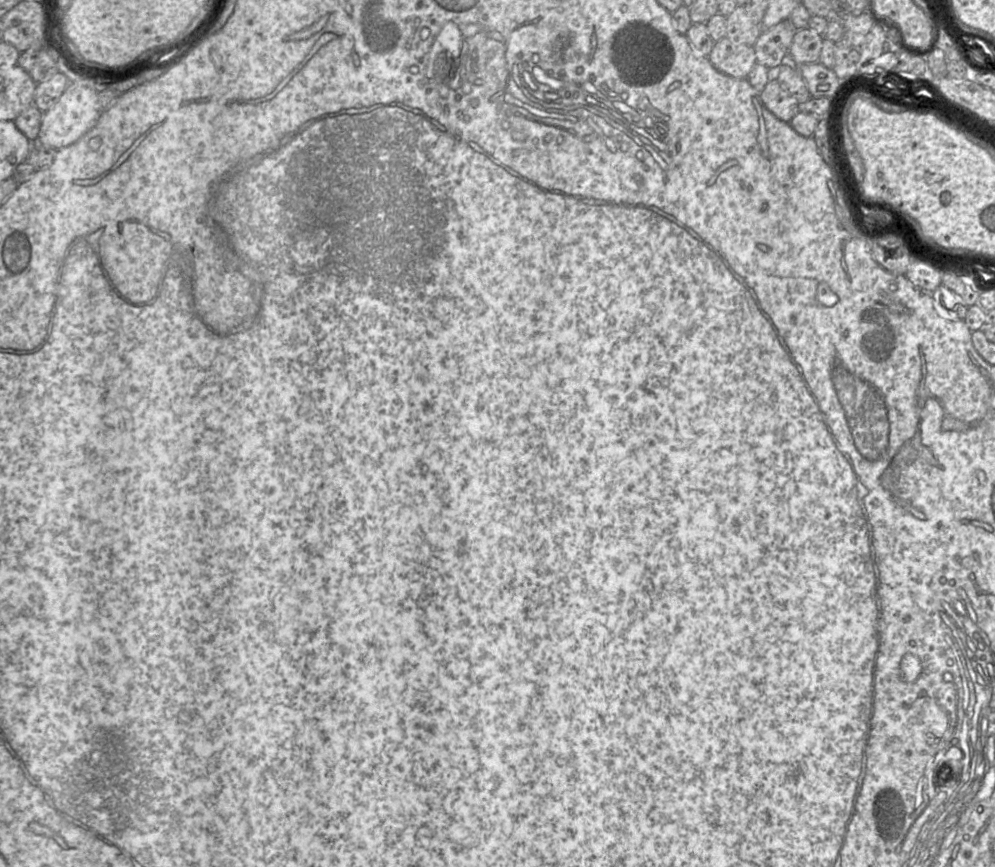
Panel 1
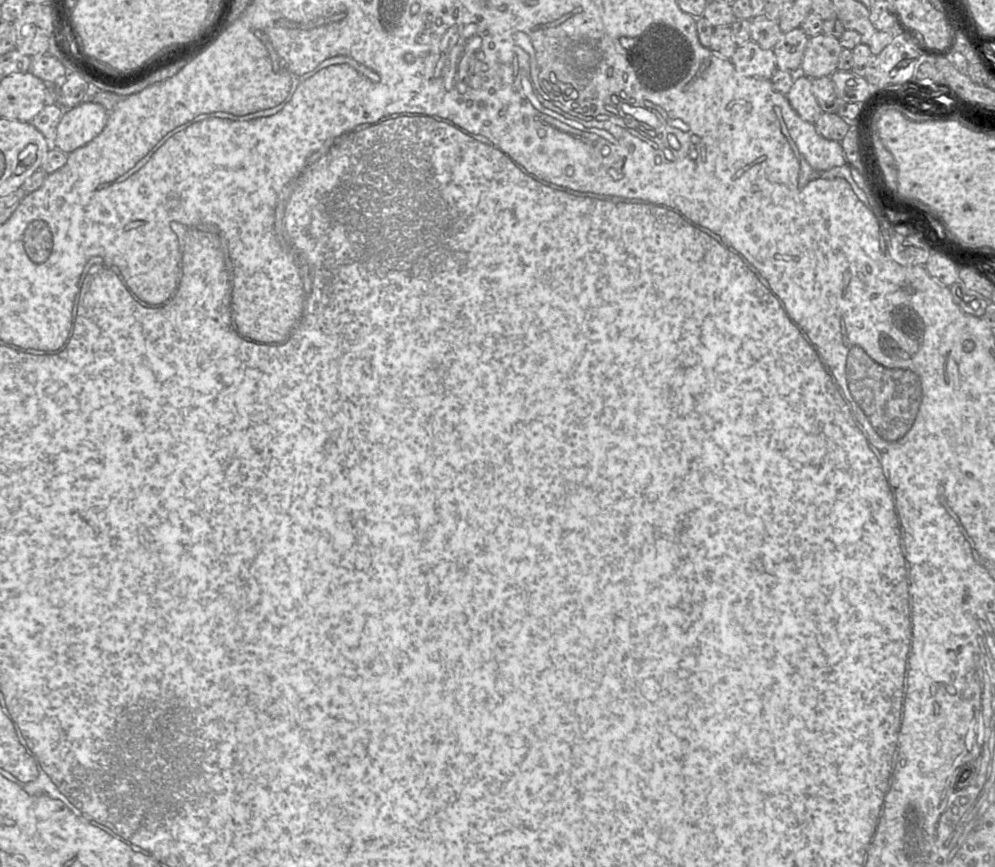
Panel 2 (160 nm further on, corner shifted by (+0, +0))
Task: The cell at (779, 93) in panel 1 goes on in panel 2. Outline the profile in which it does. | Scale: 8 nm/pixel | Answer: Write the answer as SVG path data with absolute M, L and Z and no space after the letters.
M797 73L786 98L793 110L809 123L814 124L822 113L812 93L812 79L802 73Z

